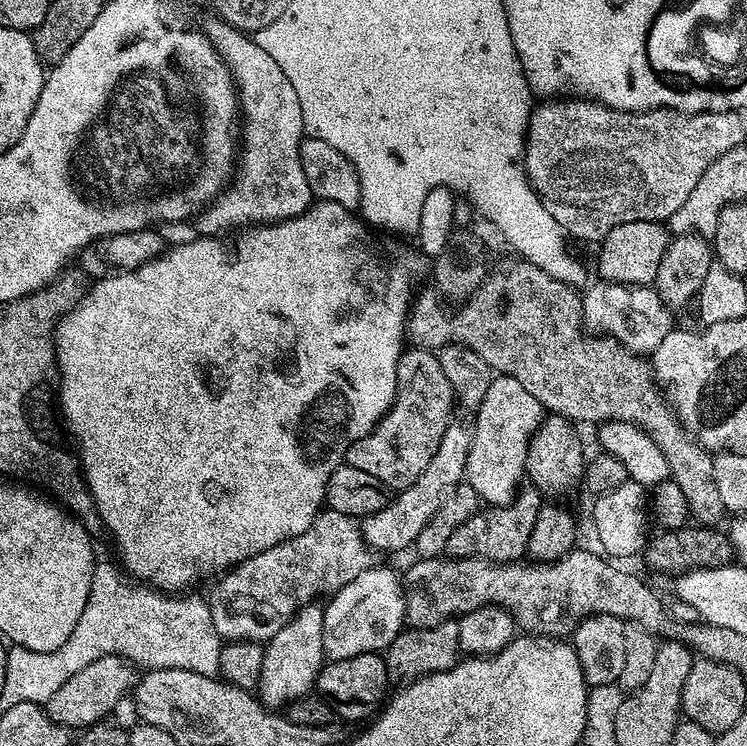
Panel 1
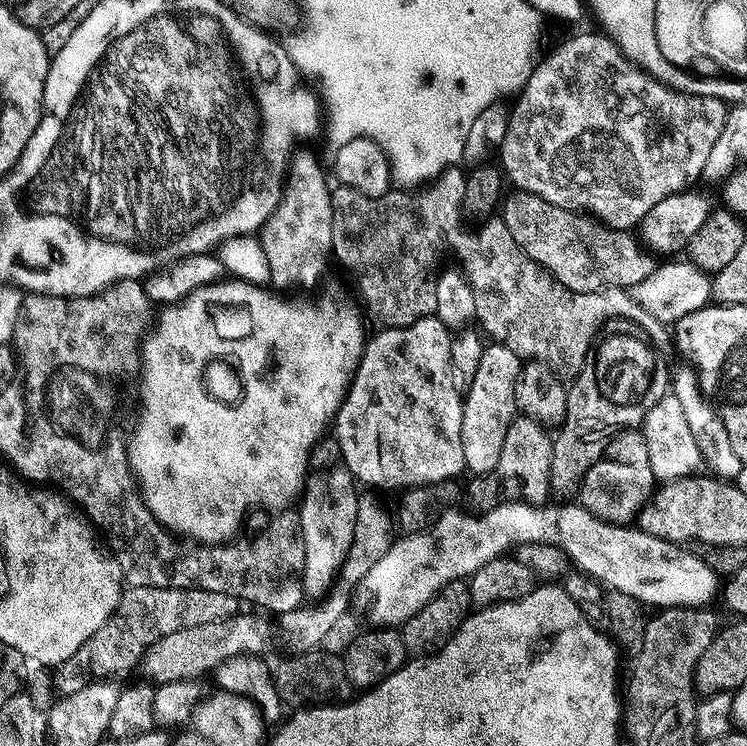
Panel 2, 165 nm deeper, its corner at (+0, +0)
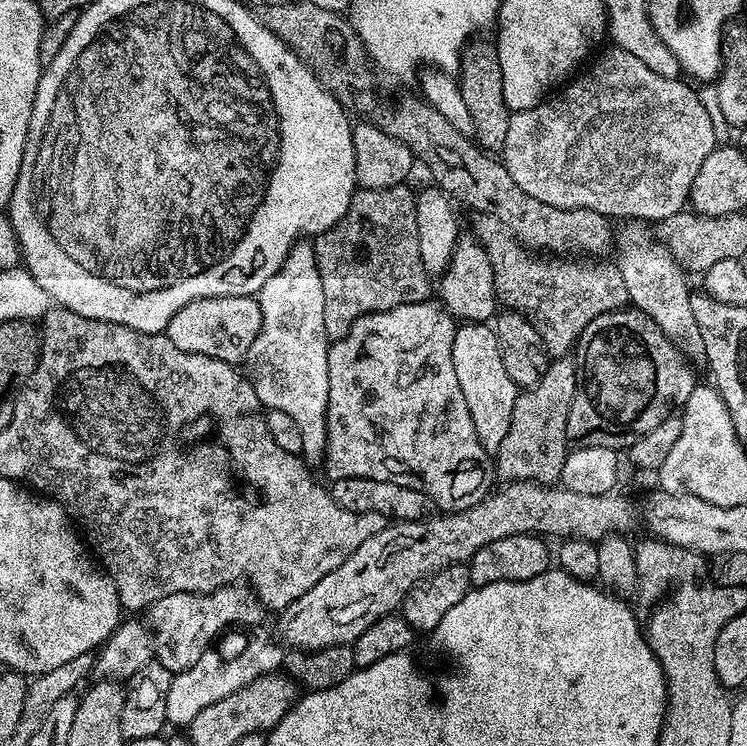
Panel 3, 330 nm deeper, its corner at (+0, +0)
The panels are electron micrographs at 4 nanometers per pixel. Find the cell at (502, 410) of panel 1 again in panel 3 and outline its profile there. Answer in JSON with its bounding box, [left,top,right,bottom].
[454,323,518,454]

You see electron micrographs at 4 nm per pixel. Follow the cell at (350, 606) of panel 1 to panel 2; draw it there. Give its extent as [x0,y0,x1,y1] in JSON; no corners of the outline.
[354,502,722,626]

